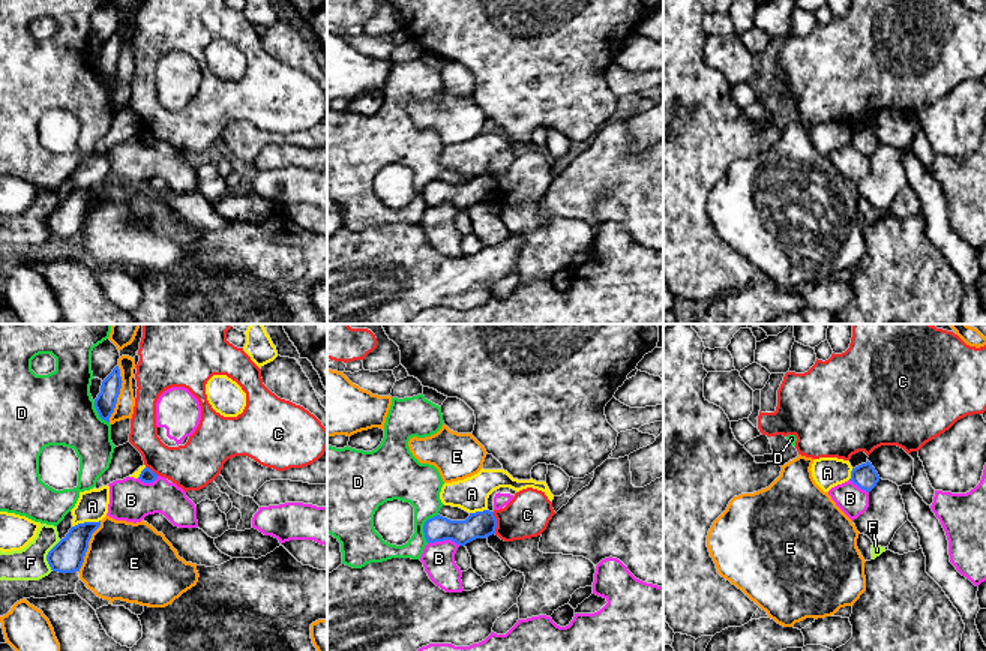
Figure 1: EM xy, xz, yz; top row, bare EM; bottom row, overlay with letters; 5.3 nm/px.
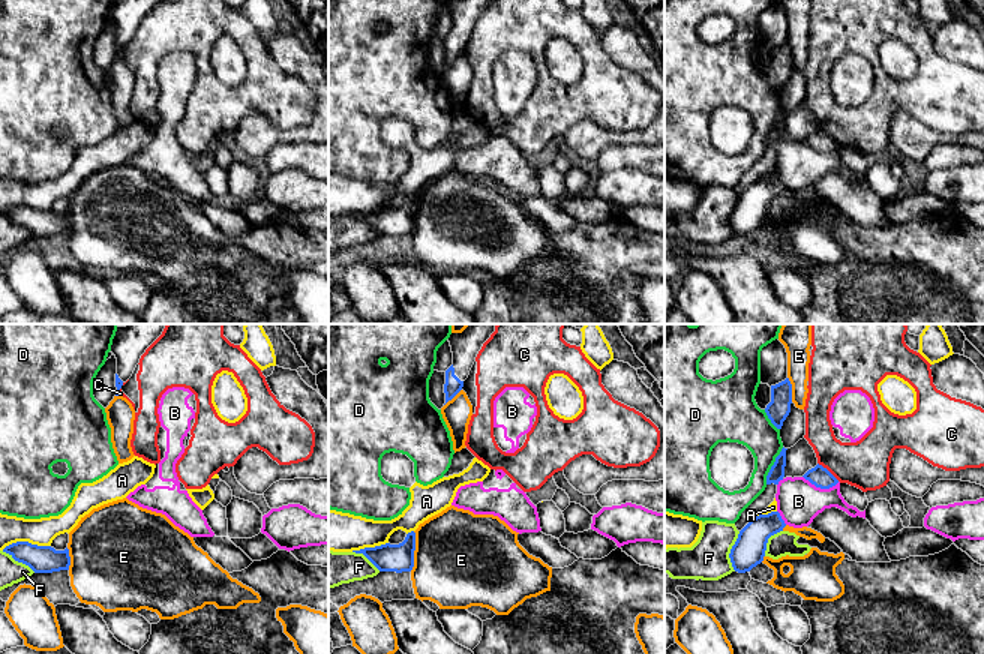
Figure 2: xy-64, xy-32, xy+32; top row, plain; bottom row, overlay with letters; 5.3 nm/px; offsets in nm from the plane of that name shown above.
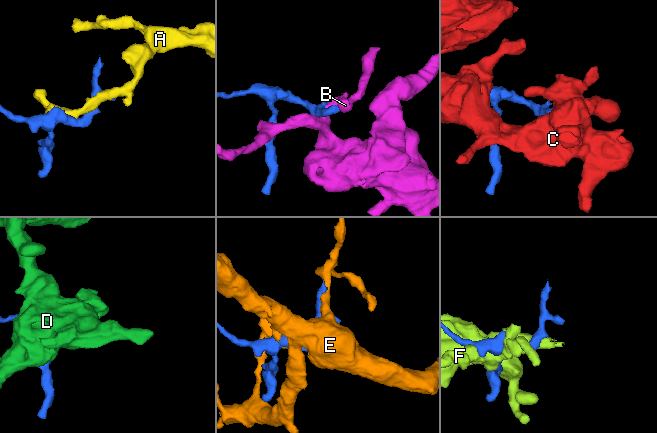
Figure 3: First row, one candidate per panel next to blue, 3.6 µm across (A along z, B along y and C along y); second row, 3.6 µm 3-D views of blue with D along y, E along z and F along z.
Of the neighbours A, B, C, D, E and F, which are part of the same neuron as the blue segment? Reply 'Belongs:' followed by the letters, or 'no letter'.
Belongs: no letter

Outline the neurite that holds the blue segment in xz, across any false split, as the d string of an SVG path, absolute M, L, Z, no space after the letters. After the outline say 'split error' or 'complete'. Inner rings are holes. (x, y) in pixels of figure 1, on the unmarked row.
M483 174L470 177L465 184L450 184L437 178L425 186L423 196L428 207L452 204L459 210L465 210L476 202L495 198L495 192L494 176Z; complete

